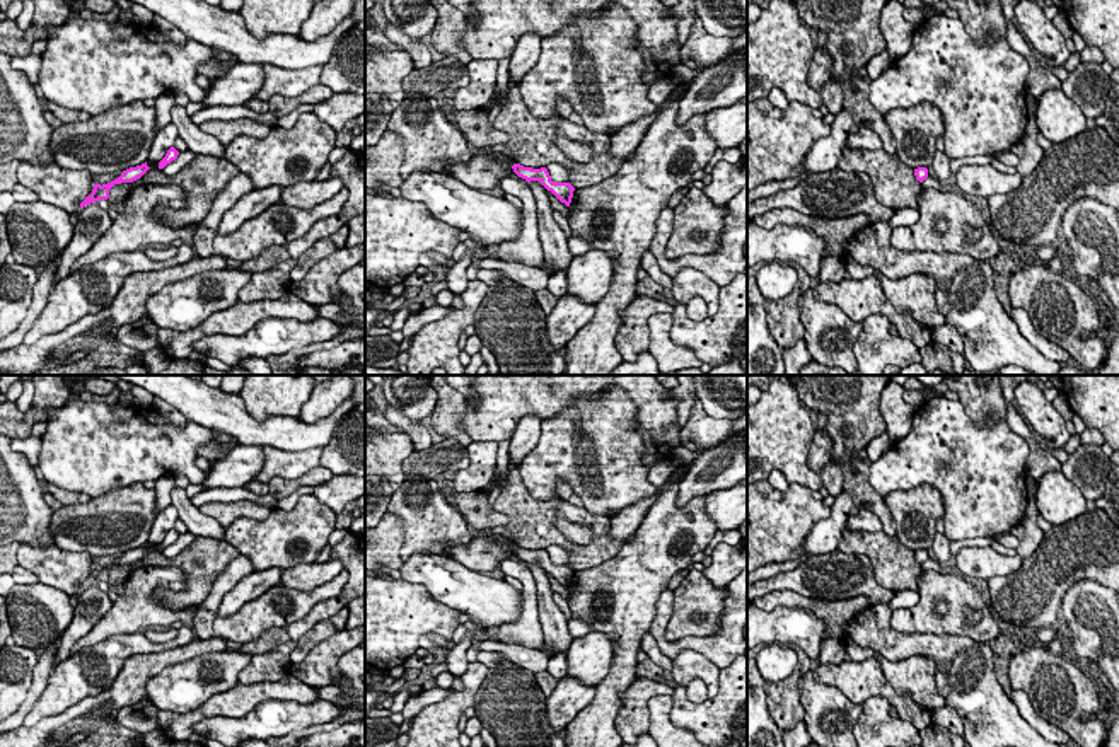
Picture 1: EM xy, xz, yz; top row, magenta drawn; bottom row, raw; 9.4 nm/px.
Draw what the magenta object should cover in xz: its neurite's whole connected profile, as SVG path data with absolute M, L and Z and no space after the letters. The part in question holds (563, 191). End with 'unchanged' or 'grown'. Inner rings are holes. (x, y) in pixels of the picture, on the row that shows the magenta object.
M513 164L512 169L519 177L525 179L527 182L539 181L561 203L570 206L575 191L575 188L570 182L553 182L546 167L532 169L532 167L524 167L520 164Z; unchanged

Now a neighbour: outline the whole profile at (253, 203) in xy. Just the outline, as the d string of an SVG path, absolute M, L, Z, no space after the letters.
M270 186L264 189L252 189L251 193L244 194L229 211L223 213L215 235L232 234L244 222L258 217L271 205L280 203L281 189L283 188L280 186Z

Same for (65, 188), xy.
M20 162L19 184L32 189L39 201L58 206L75 217L80 203L92 193L96 177L82 169L65 169L56 164Z

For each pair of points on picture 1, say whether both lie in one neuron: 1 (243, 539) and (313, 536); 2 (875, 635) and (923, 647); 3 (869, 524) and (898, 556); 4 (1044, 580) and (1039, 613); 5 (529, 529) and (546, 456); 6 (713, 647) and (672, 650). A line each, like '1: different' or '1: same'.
1: same
2: same
3: different
4: same
5: different
6: same

